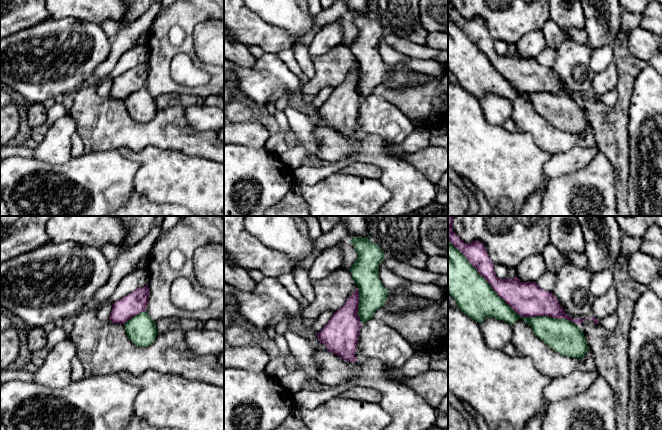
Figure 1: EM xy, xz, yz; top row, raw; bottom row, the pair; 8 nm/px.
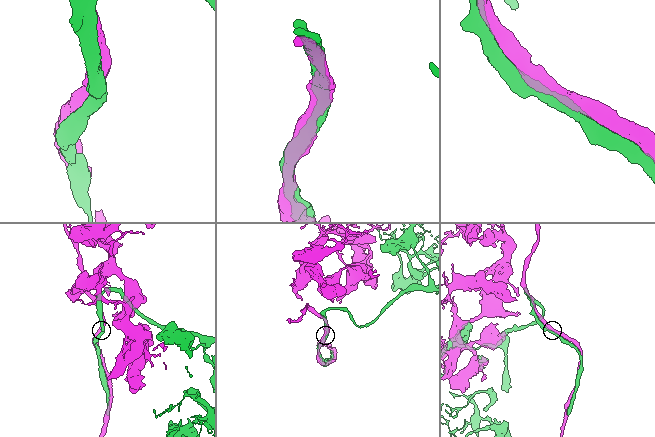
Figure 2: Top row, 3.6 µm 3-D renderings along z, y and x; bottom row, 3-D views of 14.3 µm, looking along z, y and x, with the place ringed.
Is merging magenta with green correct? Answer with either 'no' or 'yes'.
yes

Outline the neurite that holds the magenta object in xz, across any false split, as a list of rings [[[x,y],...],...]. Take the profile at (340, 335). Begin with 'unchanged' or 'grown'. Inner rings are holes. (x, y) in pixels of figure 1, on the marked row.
grown; [[[357,236],[350,240],[358,254],[350,269],[358,288],[317,334],[326,350],[348,362],[358,361],[355,352],[360,328],[383,307],[389,292],[379,278],[379,265],[386,258],[385,253],[369,237]]]

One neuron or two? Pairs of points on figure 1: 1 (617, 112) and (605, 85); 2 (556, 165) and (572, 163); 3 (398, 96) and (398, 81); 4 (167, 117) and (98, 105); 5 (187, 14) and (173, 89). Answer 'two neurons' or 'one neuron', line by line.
1: two neurons
2: one neuron
3: two neurons
4: one neuron
5: one neuron

